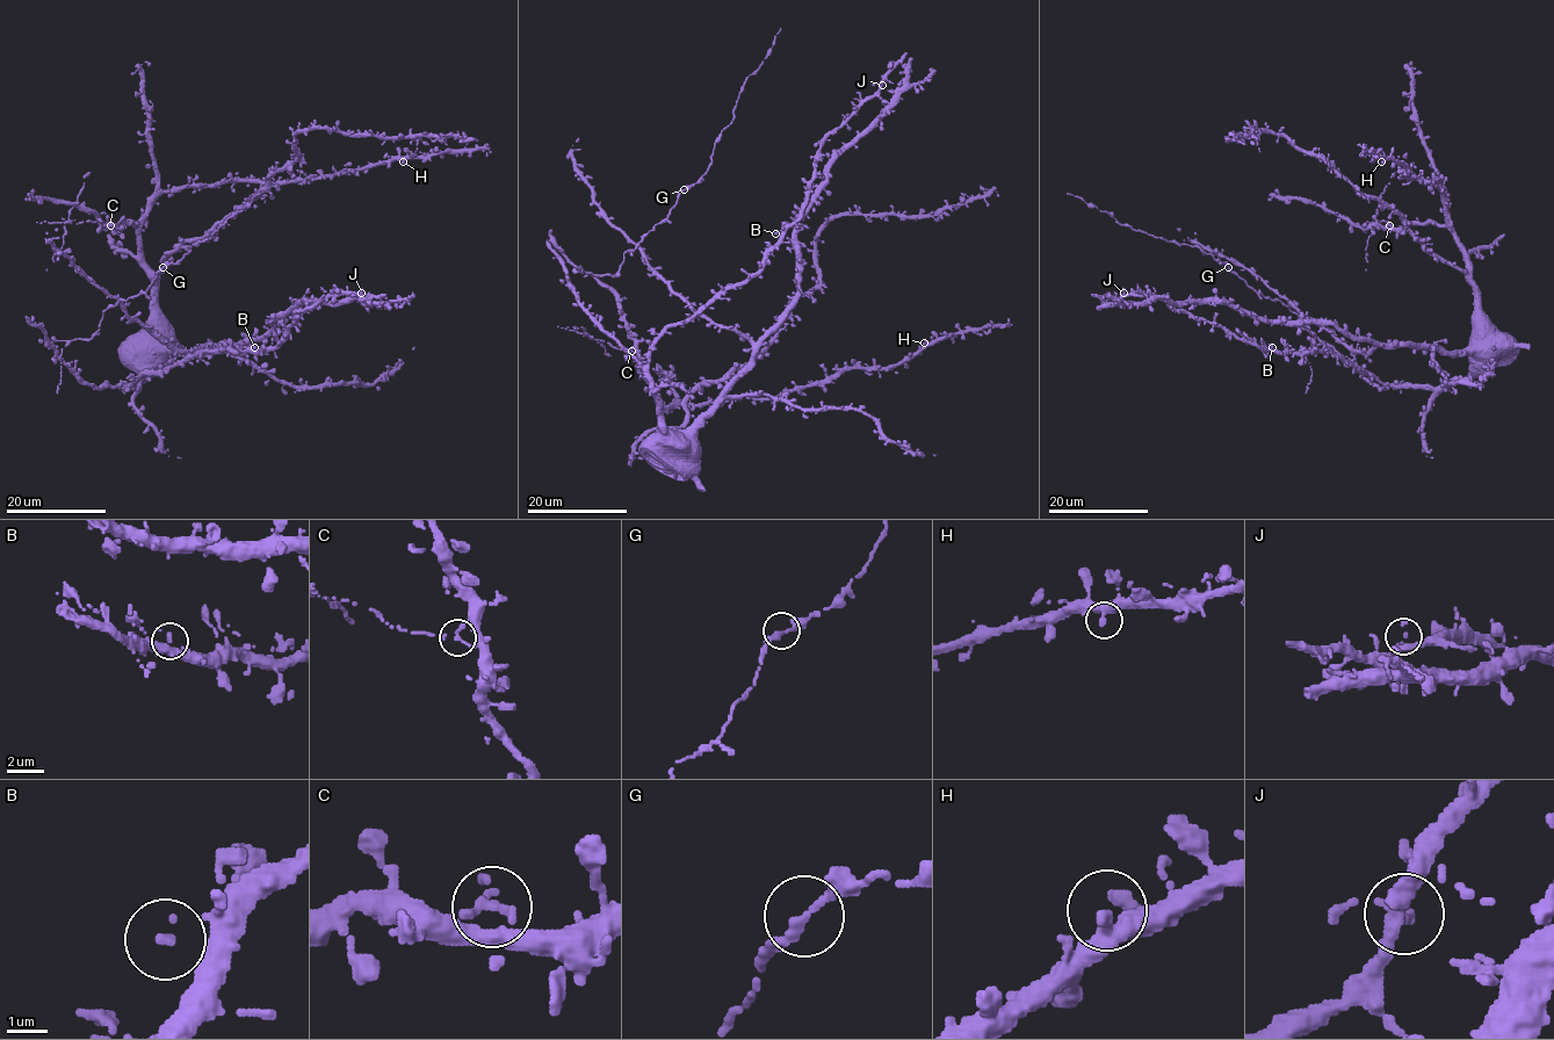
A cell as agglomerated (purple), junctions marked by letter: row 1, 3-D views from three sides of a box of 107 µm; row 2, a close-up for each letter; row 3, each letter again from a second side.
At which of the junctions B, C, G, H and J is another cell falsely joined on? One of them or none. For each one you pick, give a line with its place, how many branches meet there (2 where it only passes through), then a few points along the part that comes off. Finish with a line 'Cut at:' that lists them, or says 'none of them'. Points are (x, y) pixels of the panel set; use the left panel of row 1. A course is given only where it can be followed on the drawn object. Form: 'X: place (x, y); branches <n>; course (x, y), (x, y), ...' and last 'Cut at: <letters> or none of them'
C: place (110, 225); branches 2; course (109, 225), (88, 221), (64, 223), (63, 247), (47, 271)
Cut at: C

